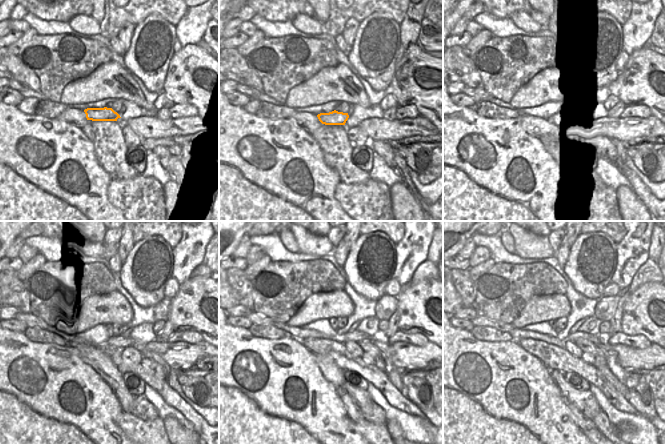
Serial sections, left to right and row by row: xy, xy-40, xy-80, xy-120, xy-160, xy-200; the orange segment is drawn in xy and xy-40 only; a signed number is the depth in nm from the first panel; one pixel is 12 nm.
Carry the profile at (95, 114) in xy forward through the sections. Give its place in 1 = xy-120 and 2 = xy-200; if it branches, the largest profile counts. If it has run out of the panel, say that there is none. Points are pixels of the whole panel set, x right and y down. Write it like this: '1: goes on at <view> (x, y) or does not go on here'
1: goes on at xy-120 (122, 342)
2: goes on at xy-200 (595, 340)

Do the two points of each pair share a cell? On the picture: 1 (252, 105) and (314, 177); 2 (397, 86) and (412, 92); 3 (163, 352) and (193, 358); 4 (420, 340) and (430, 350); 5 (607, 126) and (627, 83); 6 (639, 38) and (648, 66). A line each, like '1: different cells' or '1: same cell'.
1: different cells
2: same cell
3: same cell
4: different cells
5: different cells
6: different cells

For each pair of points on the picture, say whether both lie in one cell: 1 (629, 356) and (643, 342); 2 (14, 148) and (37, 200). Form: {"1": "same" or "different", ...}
{"1": "different", "2": "same"}

